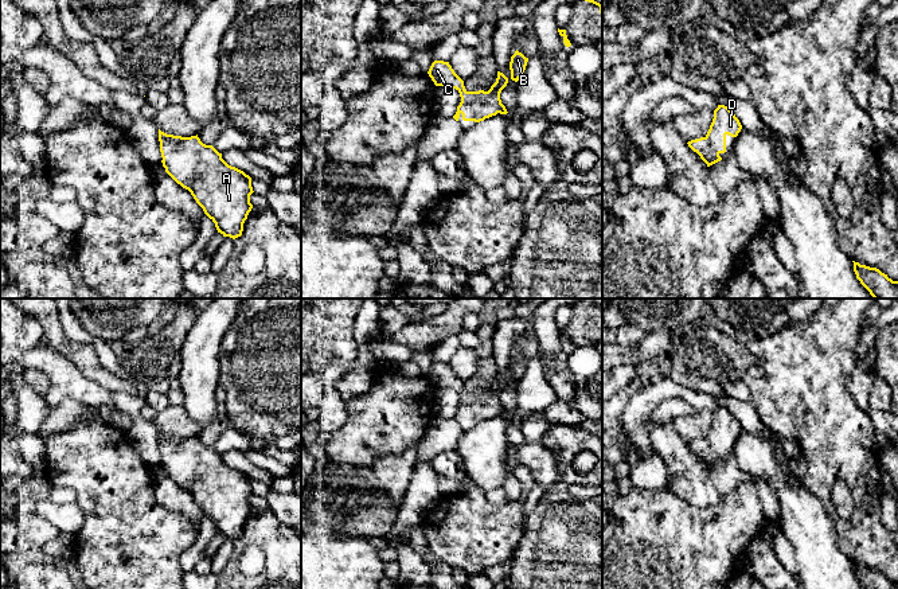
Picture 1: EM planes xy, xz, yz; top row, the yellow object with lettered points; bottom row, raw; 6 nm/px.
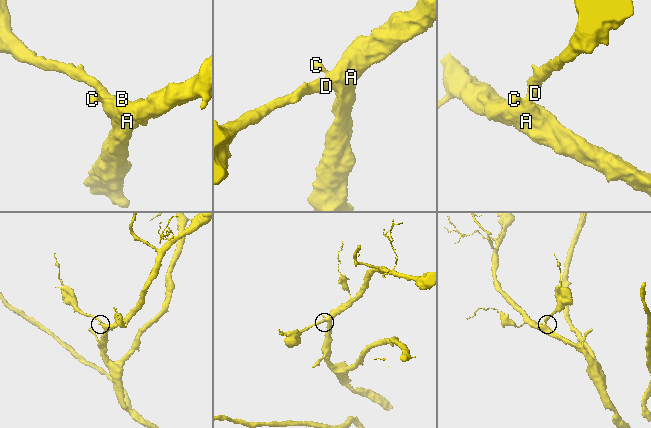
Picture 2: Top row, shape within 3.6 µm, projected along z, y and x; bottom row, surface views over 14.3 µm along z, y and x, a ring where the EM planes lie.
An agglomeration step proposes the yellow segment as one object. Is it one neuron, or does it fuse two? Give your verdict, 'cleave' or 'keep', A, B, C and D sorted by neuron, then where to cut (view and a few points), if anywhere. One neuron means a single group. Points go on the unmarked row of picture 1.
keep; groups A B C D; cut none

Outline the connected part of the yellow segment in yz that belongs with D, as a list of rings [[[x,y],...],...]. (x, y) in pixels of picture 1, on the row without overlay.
[[[718,406],[707,436],[687,445],[710,468],[722,461],[719,456],[726,453],[726,437],[737,438],[741,430],[735,416],[727,407]]]

